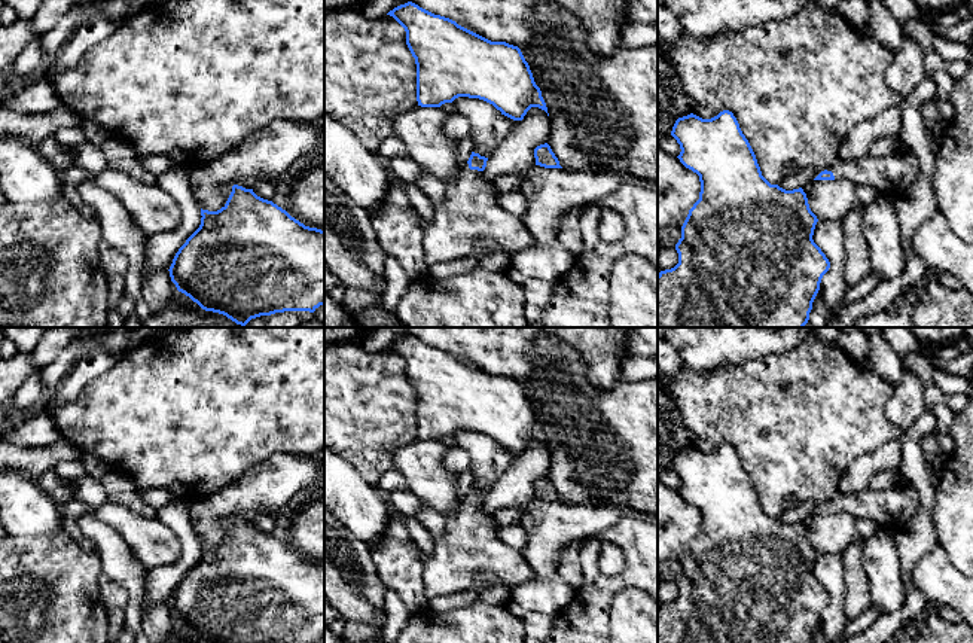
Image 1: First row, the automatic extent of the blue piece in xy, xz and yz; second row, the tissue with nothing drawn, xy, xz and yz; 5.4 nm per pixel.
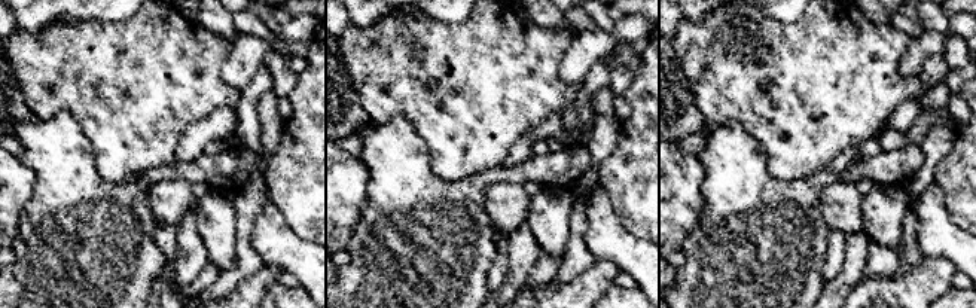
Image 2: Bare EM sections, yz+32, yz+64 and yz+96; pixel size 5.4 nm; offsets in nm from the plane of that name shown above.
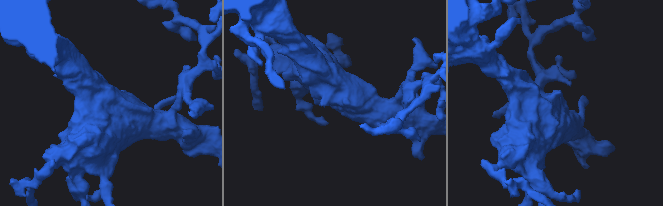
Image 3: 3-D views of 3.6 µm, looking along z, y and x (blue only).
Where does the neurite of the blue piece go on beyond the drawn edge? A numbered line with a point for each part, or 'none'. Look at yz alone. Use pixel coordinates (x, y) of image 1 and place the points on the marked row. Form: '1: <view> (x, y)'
1: yz (893, 174)

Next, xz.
1: xz (469, 222)

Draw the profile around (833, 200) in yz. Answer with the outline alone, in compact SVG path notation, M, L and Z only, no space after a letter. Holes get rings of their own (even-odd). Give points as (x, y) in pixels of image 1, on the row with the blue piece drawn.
M844 179L812 180L802 189L817 219L844 222L845 216L857 204L855 186Z

